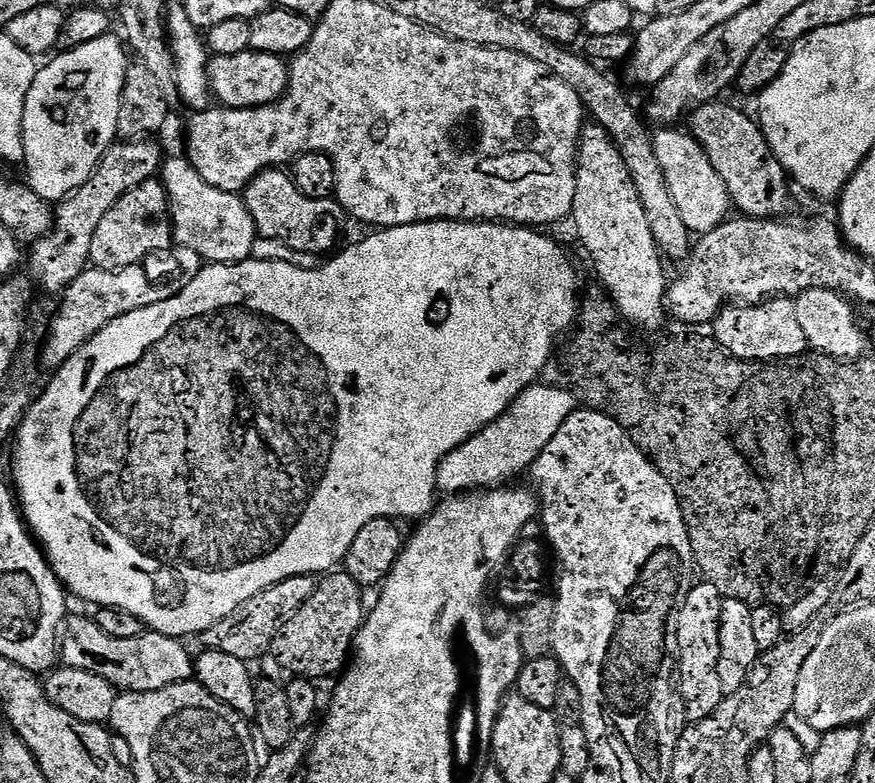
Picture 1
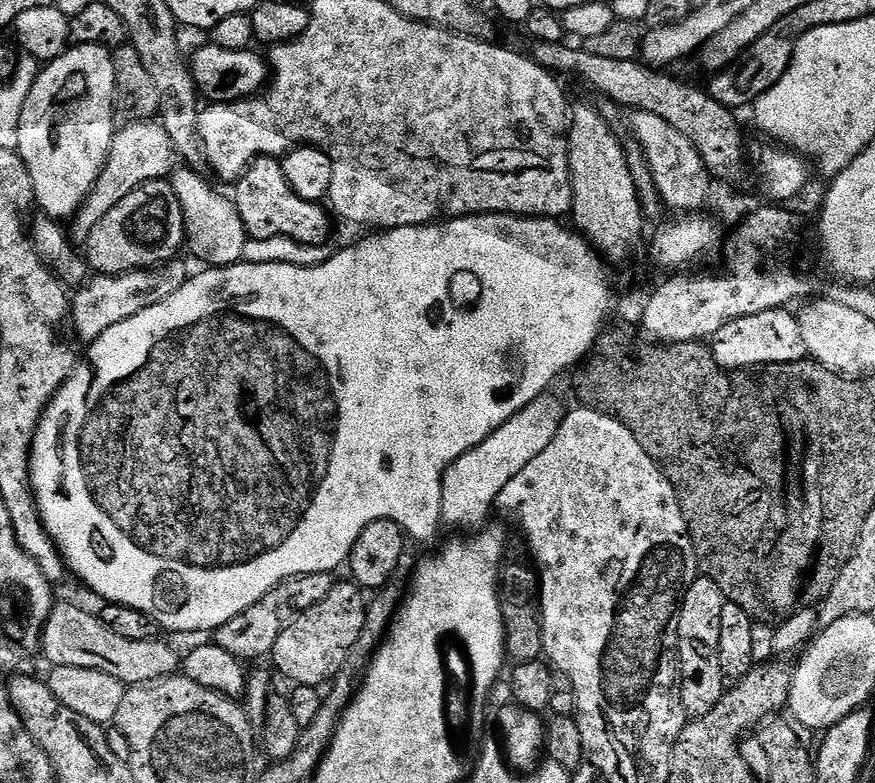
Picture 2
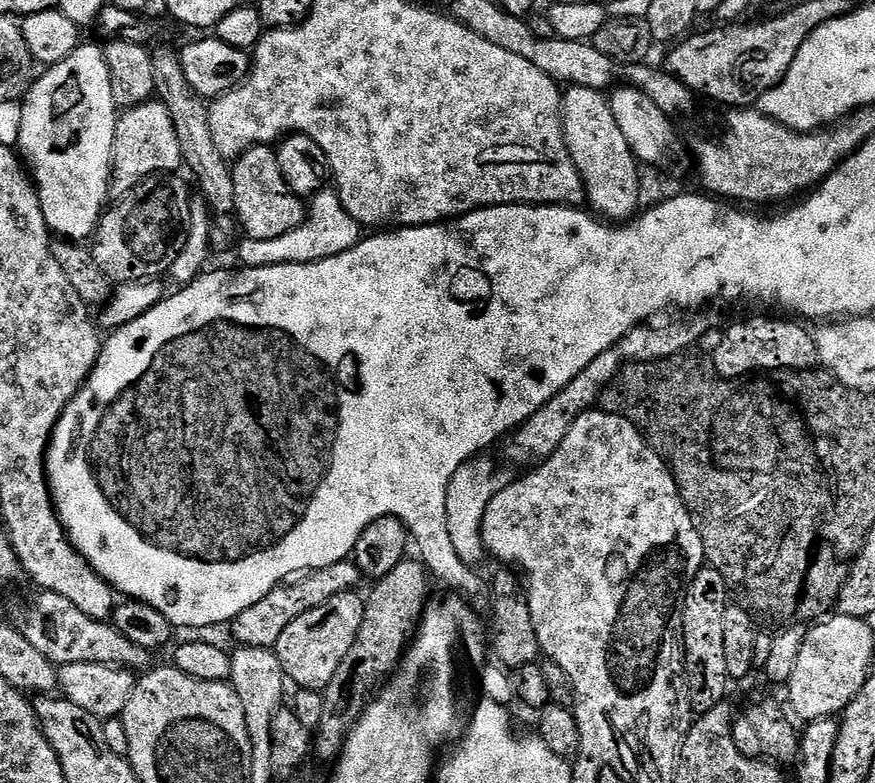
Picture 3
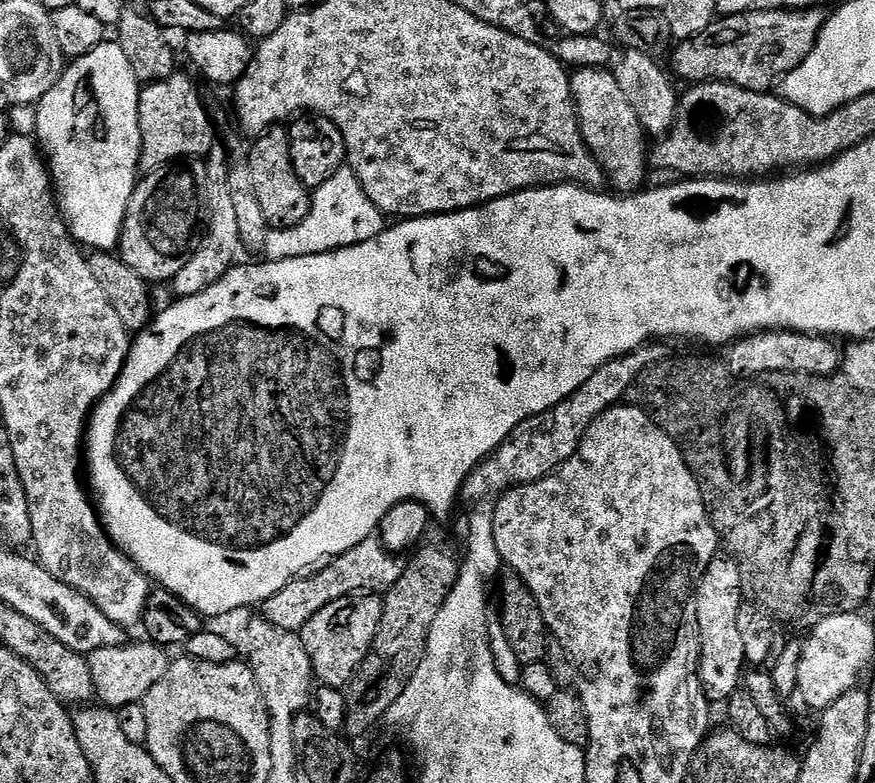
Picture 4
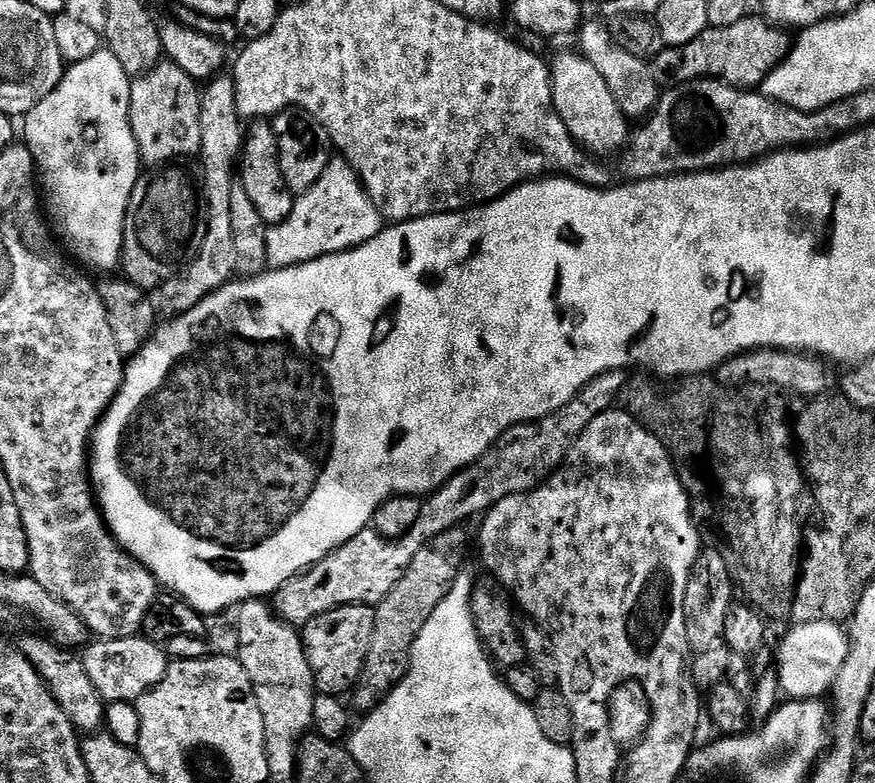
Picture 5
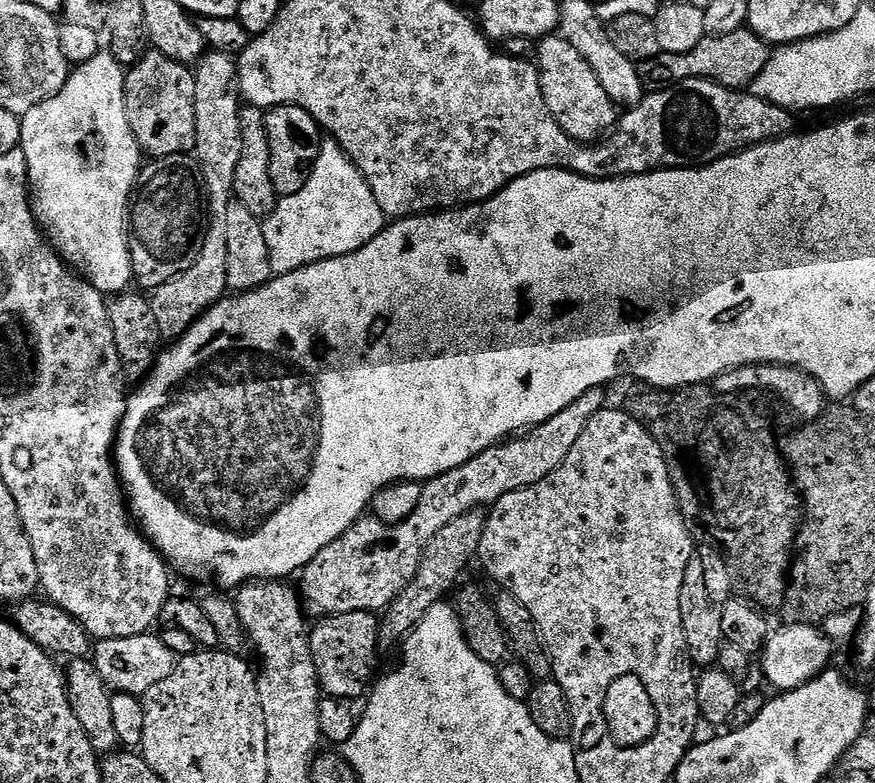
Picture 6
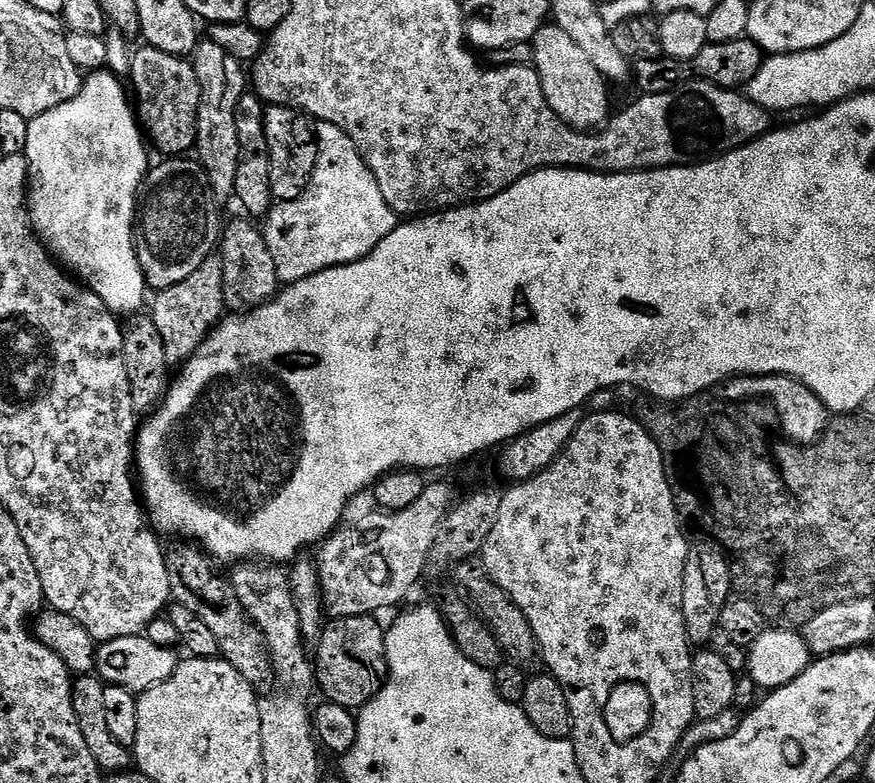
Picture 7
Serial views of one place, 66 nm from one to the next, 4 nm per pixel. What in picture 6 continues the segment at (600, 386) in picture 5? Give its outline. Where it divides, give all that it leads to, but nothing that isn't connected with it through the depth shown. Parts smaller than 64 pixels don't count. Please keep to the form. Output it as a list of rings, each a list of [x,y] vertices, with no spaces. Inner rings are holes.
[[[591,388],[578,402],[566,406],[562,414],[554,414],[545,424],[502,440],[470,458],[470,462],[427,481],[418,510],[414,510],[410,518],[387,524],[368,514],[350,525],[302,569],[298,592],[305,613],[315,618],[351,612],[383,613],[412,581],[430,538],[434,538],[442,526],[450,526],[454,518],[497,504],[506,494],[534,486],[554,474],[554,470],[566,462],[566,454],[574,450],[574,442],[578,442],[590,418],[605,408],[604,394],[604,388]]]

